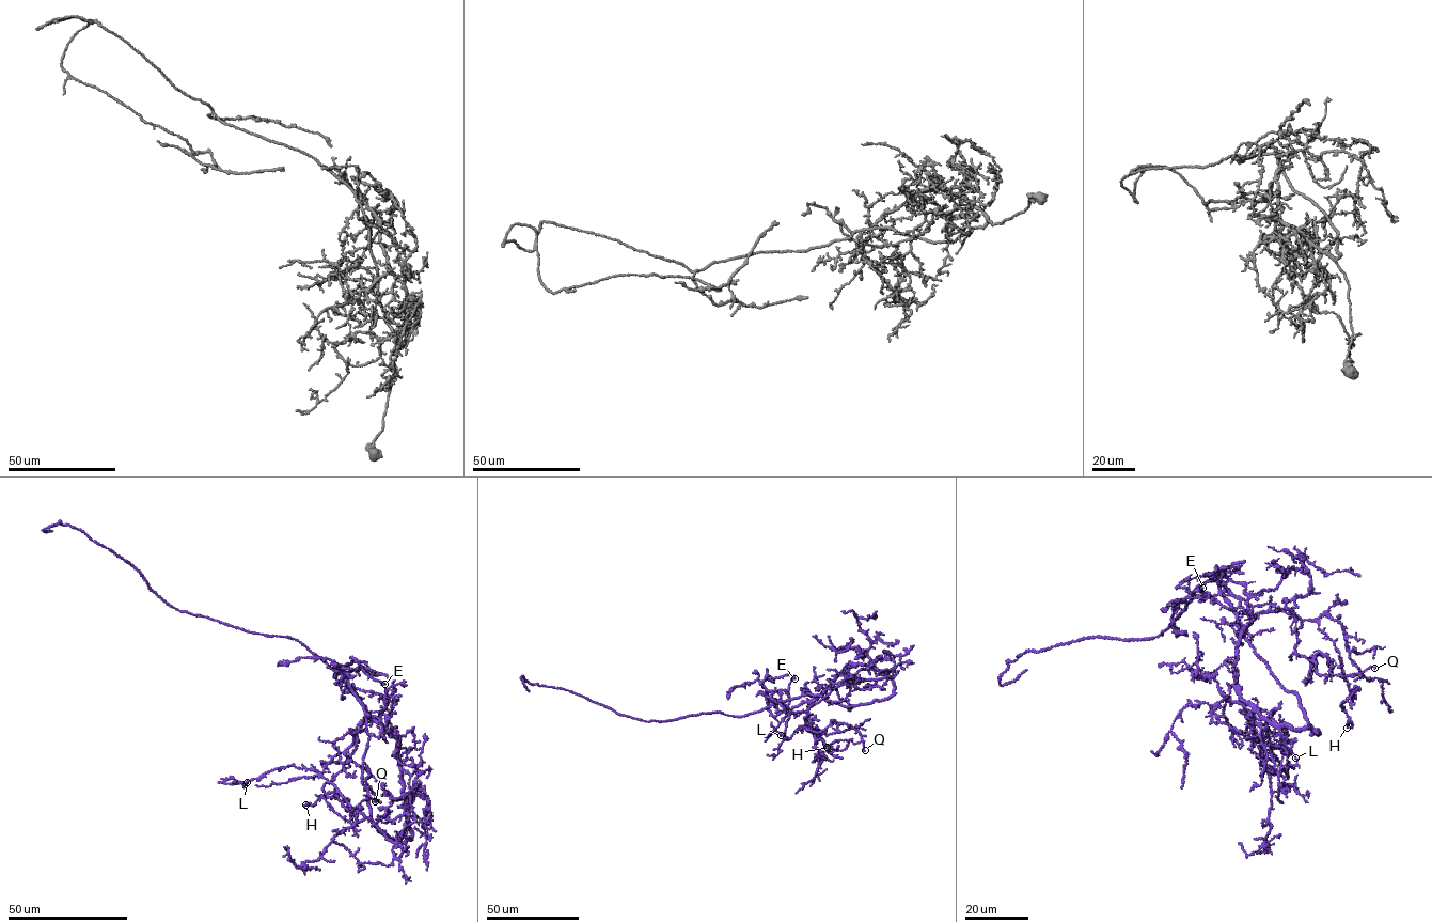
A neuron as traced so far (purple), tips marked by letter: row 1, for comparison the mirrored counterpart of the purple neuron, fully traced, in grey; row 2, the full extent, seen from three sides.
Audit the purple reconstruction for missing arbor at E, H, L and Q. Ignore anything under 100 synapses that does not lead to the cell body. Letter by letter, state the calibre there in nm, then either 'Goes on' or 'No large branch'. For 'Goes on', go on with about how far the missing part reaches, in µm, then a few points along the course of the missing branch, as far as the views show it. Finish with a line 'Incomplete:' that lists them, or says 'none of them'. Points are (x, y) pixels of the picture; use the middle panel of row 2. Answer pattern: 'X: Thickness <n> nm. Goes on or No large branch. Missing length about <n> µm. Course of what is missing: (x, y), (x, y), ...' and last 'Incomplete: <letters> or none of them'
E: Thickness 190 nm. No large branch
H: Thickness 130 nm. No large branch
L: Thickness 150 nm. No large branch
Q: Thickness 130 nm. No large branch
Incomplete: none of them

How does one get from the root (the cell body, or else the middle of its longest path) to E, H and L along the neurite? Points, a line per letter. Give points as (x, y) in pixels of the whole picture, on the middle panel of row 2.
E: (825, 700), (847, 706), (879, 701), (894, 684), (856, 665), (813, 701), (773, 716), (766, 676), (795, 678)
H: (825, 700), (879, 701), (894, 684), (861, 663), (836, 676), (808, 707), (827, 751), (848, 740), (827, 747)
L: (825, 700), (847, 706), (879, 701), (894, 684), (886, 674), (852, 677), (767, 735), (781, 735)

